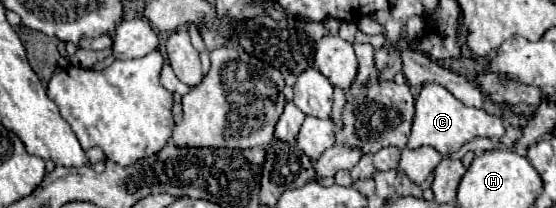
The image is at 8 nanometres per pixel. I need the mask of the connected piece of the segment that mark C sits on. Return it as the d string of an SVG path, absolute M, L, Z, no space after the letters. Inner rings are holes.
M428 83L422 87L416 99L416 113L412 121L408 149L420 149L428 145L428 147L434 147L442 155L450 155L476 137L496 137L498 139L502 135L504 135L504 123L498 115L488 115L482 109L466 107L442 85Z

